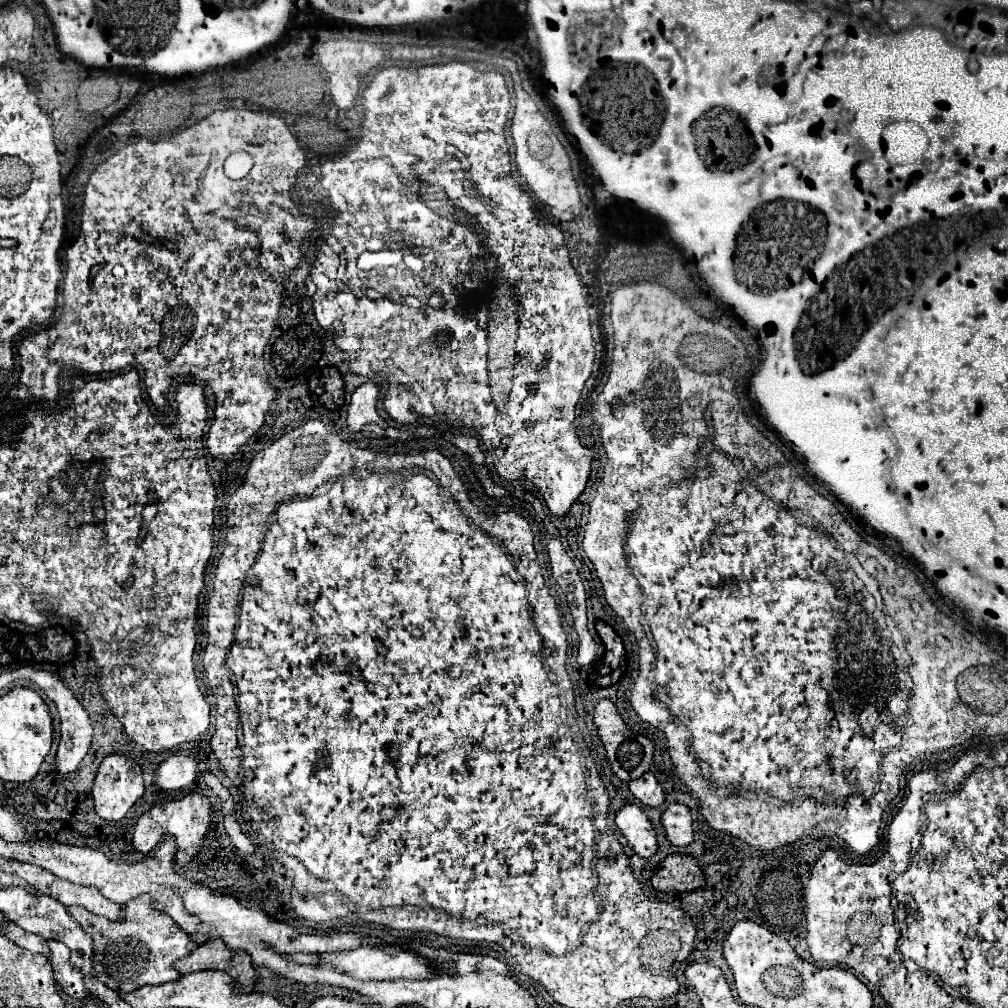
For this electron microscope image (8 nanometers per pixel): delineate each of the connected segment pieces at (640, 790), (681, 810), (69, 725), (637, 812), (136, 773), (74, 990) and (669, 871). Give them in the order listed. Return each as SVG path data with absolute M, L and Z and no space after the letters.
M646 773L628 783L630 793L648 807L660 807L664 803L664 791L652 773Z
M682 803L668 805L666 811L662 813L660 821L662 821L662 827L664 827L666 839L672 845L686 847L692 841L692 835L694 835L692 817L690 817L690 811L688 811L686 805L682 805Z
M20 667L16 671L16 677L30 679L32 683L36 683L46 693L46 697L56 705L58 715L60 715L60 743L58 743L58 751L56 751L56 759L54 759L56 761L56 769L58 769L60 775L74 773L78 769L80 761L84 759L84 755L86 755L86 751L90 747L90 741L92 741L92 721L90 721L88 713L76 701L76 697L72 695L72 691L60 679L56 679L54 675L50 675L48 671L36 671L32 667Z
M624 805L614 819L618 831L626 837L632 851L640 857L652 857L658 849L656 831L648 815L638 805Z
M108 755L92 785L94 811L104 821L120 821L144 793L142 769L124 755Z
M48 939L48 947L50 947L50 965L54 969L54 979L60 983L62 991L70 997L76 997L76 999L84 999L88 997L88 993L84 991L84 983L82 983L82 975L78 969L74 969L68 961L70 957L70 951L64 943L60 941L54 941L54 939Z
M668 855L652 873L650 883L662 893L684 893L704 887L704 873L690 855Z

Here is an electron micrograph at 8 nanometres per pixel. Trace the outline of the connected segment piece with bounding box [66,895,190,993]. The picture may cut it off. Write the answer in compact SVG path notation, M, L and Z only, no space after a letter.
M148 895L126 903L122 907L120 921L92 915L84 907L76 905L66 907L66 911L92 937L94 975L112 991L132 993L144 985L162 985L180 977L172 963L190 953L190 937L168 915L152 909Z

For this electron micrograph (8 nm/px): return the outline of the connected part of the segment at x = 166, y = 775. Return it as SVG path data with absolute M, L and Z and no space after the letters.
M172 753L160 763L154 783L164 791L184 789L194 783L196 771L198 771L198 761L194 755Z

